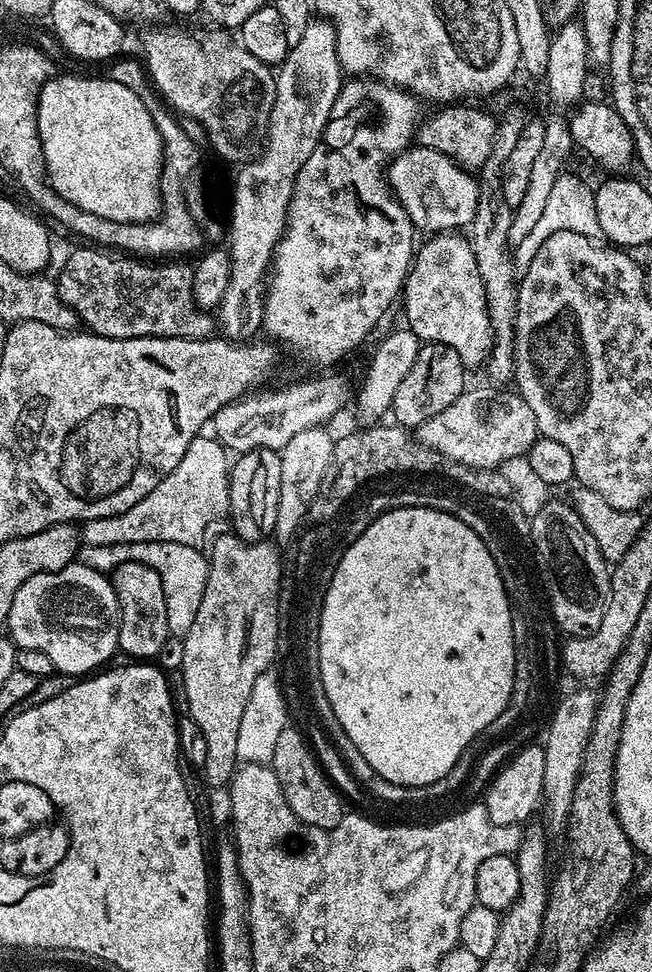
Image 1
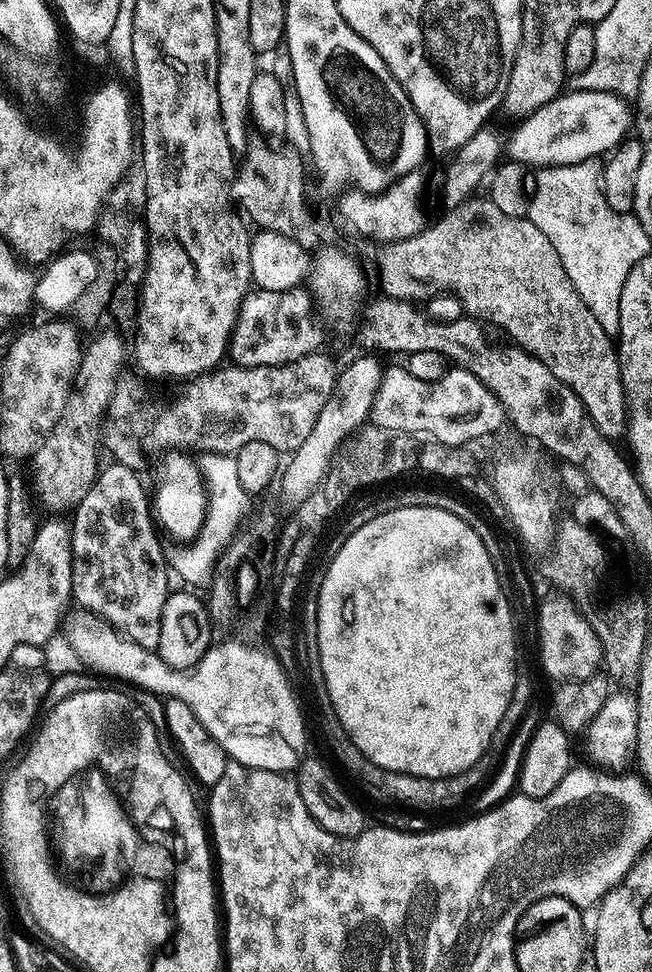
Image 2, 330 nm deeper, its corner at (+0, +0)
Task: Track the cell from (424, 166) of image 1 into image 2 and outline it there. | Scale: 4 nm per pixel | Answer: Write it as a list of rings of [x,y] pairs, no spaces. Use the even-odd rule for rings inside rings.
[[[568,90],[529,113],[521,122],[512,142],[507,143],[507,155],[529,166],[561,165],[600,158],[617,148],[633,131],[634,112],[629,101],[615,92]]]

